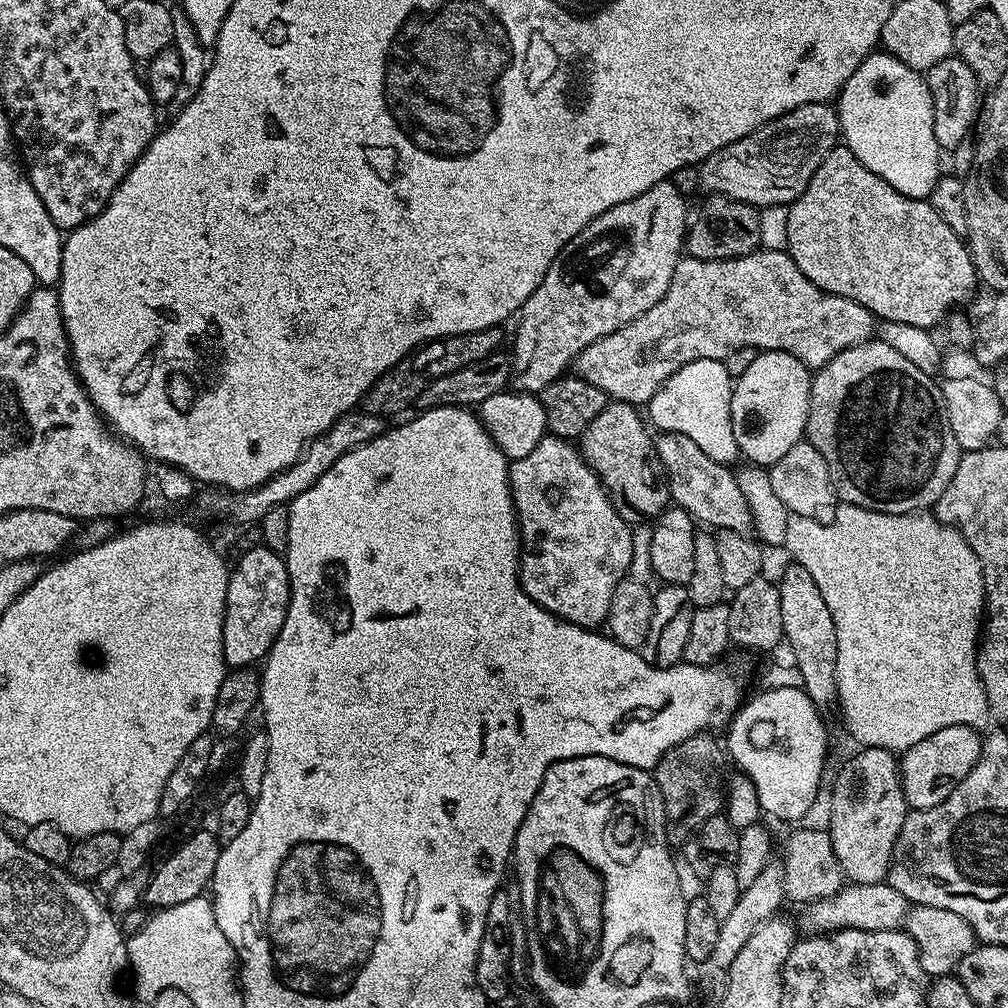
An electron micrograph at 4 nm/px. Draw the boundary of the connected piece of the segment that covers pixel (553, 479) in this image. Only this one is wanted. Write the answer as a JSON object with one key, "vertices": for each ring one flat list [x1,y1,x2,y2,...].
{"vertices":[[549,434,526,458,511,461,508,485,512,487,512,501,520,526,520,584,526,594,569,622,591,629,603,625,618,582,625,580,628,567,633,567,634,532,612,504,612,497,596,472,584,461,575,443]]}

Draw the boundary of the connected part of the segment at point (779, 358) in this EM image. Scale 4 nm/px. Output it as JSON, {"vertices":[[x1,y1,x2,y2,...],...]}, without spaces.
{"vertices":[[761,351,746,366,741,376,735,377,732,390,732,426,733,434,739,448,739,455,745,461,756,466,771,466,796,443,803,441,808,426,808,411,810,410,810,394,812,393,813,373,794,354,789,352]]}

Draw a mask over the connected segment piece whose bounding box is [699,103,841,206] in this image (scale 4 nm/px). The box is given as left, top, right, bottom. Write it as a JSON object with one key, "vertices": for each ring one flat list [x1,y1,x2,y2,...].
{"vertices":[[831,103,803,104,705,160,699,165,701,189,714,187,724,172,728,180,736,180,740,176,740,188,748,192,741,192,747,204,791,205,802,190,806,190,822,158,826,158,831,148,837,147,840,139,840,117]]}

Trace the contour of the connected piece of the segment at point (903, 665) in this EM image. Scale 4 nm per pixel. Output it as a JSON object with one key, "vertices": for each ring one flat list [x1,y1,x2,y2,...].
{"vertices":[[840,502,834,520,825,524,789,514,786,518,784,548,792,551,796,555,793,557,798,558,799,564,814,578,814,582,818,582,818,590,822,590,822,598,834,618,834,630,838,638,836,700,838,705,840,704,841,714,844,715,844,724,848,727,849,734,857,740,857,745,865,748,884,748,893,754,902,754,910,746,914,746,914,742,922,742,922,738,930,738,930,734,946,730,946,726,983,729,983,724,987,722,988,716,990,717,990,709,980,672,976,669,976,653,982,639,982,625,986,619,988,586,984,582,984,567,978,554,974,554,974,550,957,528,924,510,890,514,873,508,863,508,861,504]]}

